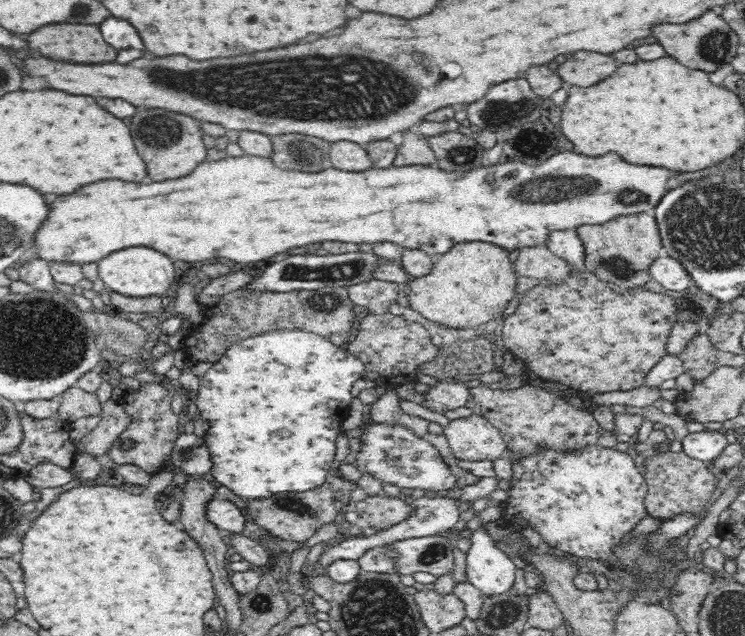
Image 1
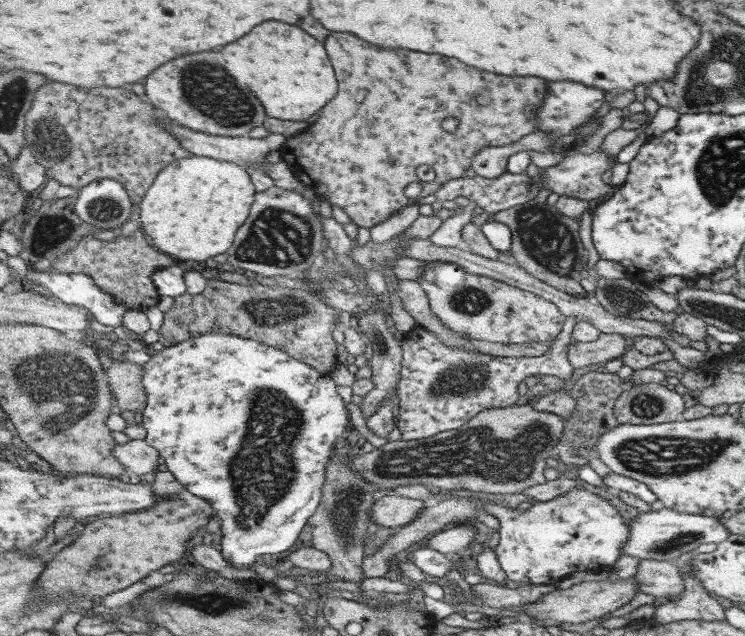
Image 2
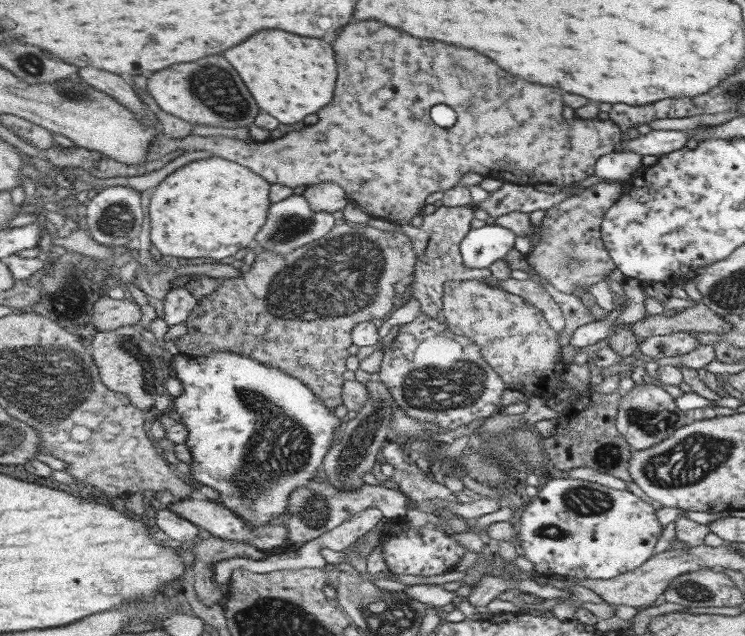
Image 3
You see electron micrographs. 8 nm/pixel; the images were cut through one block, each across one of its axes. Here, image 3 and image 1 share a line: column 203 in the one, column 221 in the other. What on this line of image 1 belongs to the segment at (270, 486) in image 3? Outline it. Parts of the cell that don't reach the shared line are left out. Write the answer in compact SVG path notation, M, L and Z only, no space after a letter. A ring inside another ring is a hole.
M298 329L294 330L274 330L258 333L253 337L234 343L230 348L210 367L201 377L199 382L199 393L192 401L197 406L197 413L200 419L205 419L210 423L210 430L206 443L212 455L211 473L214 479L221 485L229 488L234 494L244 500L250 498L268 498L273 494L297 494L299 492L313 489L326 481L328 471L331 469L335 457L336 438L340 437L341 425L349 416L349 407L353 396L351 395L352 385L356 380L366 377L365 364L352 353L343 347L336 346L326 337L319 334L309 333Z

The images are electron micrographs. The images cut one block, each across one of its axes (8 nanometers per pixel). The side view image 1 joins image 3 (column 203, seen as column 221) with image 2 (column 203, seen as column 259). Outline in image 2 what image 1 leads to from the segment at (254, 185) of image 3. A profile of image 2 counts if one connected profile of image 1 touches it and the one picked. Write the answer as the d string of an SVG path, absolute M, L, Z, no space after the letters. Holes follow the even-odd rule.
M192 155L173 161L159 173L154 186L147 192L139 204L141 227L151 234L155 248L159 246L163 252L183 262L205 262L219 254L225 254L233 242L237 230L245 224L251 214L257 190L251 175L245 166L234 162L211 157Z

